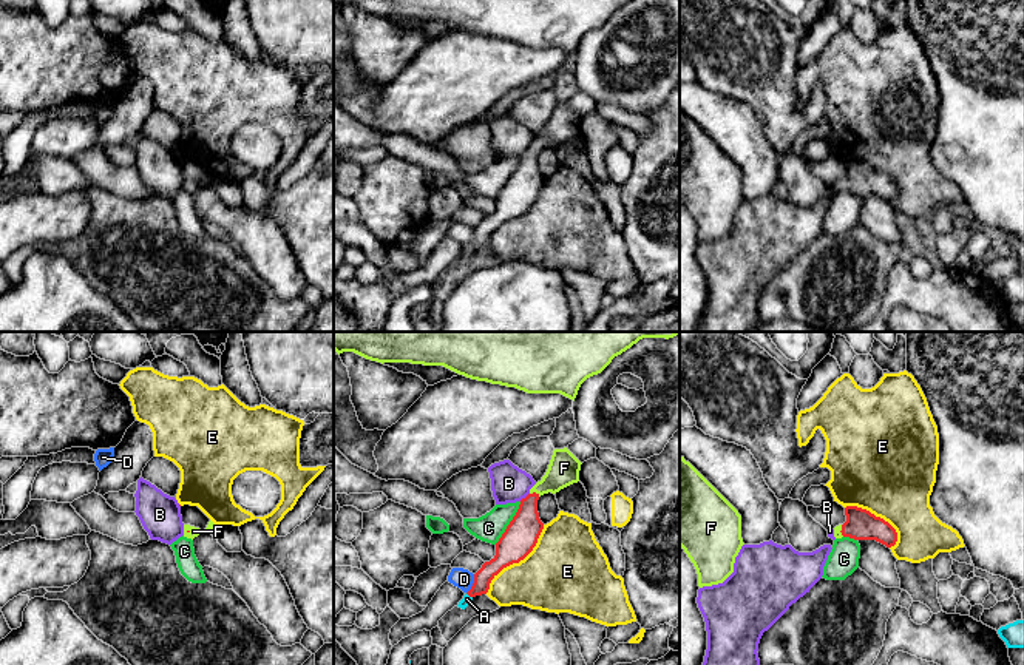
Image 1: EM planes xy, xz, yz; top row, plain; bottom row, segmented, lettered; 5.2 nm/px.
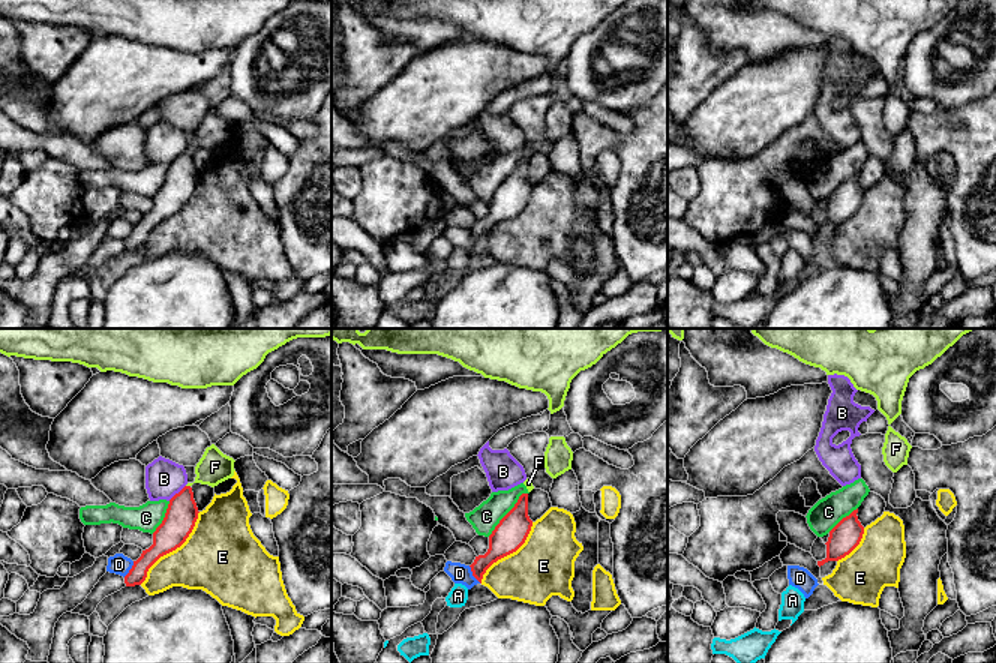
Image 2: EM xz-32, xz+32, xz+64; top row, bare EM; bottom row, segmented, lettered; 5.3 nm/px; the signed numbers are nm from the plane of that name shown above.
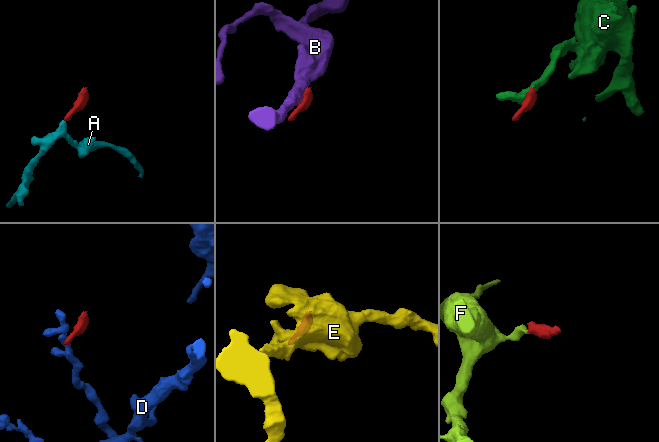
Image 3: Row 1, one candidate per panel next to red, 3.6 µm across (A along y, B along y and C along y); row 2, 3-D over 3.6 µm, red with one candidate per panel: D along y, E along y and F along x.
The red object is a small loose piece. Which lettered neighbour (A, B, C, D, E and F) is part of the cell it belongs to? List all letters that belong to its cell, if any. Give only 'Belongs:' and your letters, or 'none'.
Belongs: A, F

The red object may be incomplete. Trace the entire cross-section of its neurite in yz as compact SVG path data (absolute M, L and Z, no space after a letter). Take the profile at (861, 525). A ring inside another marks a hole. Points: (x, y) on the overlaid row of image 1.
M857 506L845 508L846 522L834 528L834 537L849 537L854 540L876 540L887 548L897 542L896 529L880 517Z

